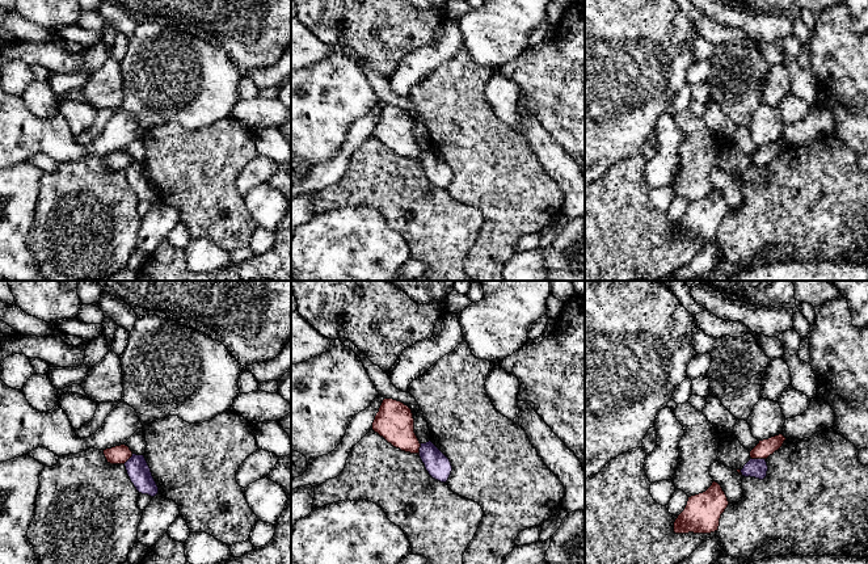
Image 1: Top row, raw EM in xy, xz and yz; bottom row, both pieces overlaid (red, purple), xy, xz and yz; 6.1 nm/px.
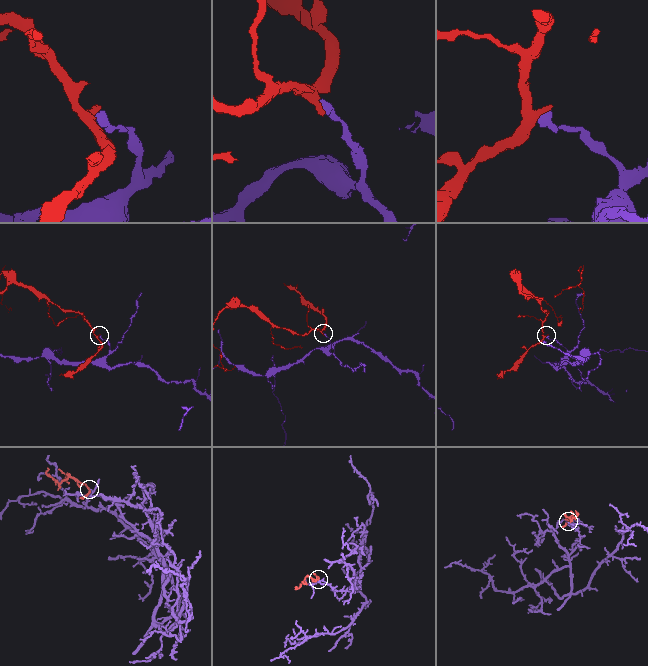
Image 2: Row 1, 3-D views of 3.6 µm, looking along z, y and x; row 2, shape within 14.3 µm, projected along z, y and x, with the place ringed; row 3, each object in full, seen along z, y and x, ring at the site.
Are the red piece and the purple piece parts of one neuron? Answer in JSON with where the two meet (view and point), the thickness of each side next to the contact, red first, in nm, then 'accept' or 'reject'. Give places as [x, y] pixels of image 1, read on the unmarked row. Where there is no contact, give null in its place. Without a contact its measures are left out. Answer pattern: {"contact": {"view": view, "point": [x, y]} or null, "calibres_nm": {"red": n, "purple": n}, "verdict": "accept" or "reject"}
{"contact": {"view": "yz", "point": [758, 164]}, "calibres_nm": {"red": 110, "purple": 120}, "verdict": "reject"}

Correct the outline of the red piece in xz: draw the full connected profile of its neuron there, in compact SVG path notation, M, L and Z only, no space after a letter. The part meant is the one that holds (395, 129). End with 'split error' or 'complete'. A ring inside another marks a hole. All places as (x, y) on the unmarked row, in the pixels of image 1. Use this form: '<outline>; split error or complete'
M384 105L372 129L372 136L393 153L420 161L421 150L414 139L413 119L404 109Z; complete

